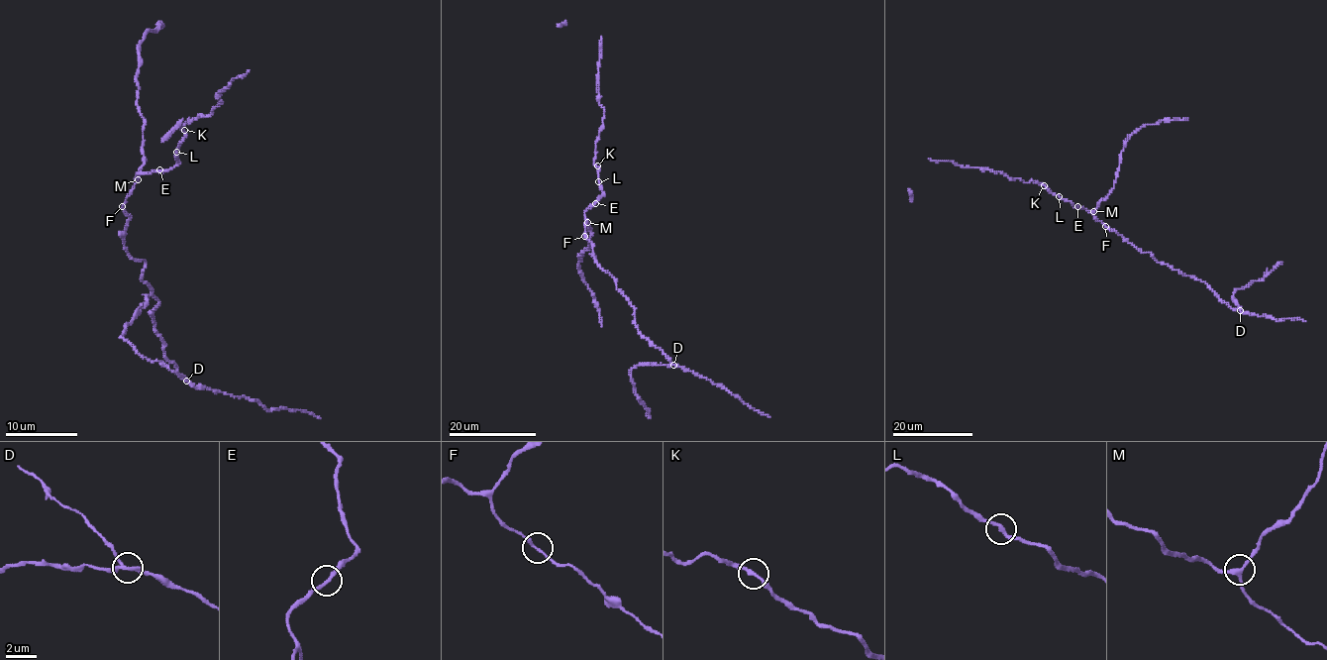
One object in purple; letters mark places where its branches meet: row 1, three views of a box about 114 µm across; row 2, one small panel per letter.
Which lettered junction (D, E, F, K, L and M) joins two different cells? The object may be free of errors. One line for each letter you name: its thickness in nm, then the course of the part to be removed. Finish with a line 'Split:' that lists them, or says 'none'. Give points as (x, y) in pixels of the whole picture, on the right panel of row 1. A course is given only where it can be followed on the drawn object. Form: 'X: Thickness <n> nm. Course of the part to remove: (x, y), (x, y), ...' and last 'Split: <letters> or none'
D: Thickness 220 nm. Course of the part to remove: (1240, 311), (1233, 293), (1261, 280), (1281, 262)
Split: D

